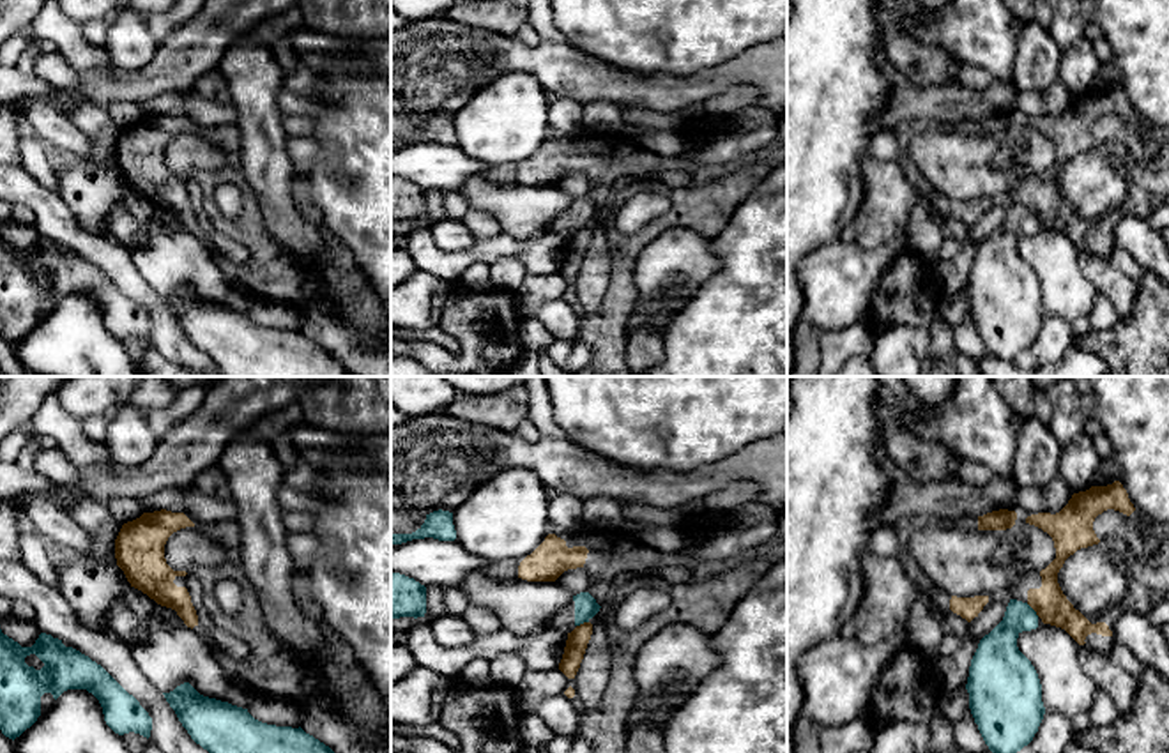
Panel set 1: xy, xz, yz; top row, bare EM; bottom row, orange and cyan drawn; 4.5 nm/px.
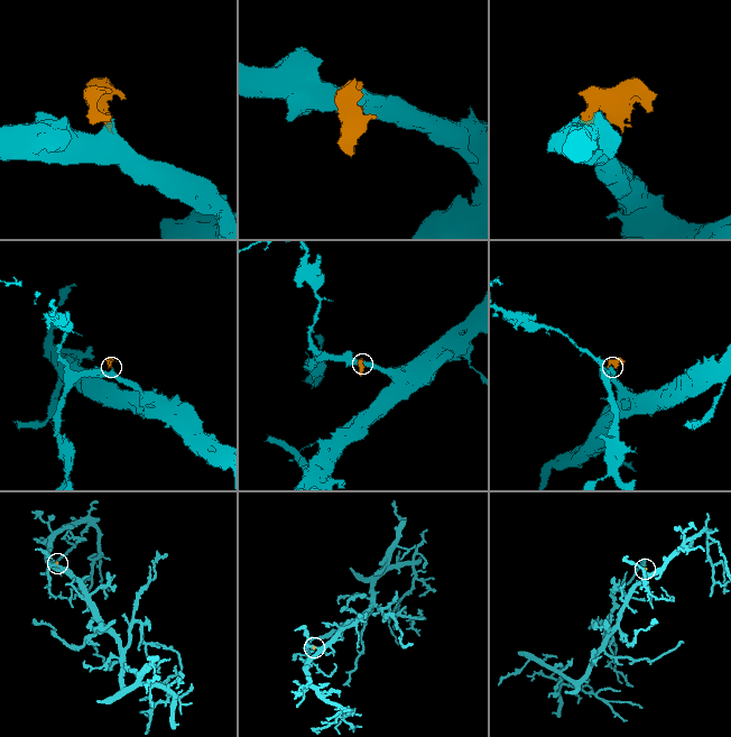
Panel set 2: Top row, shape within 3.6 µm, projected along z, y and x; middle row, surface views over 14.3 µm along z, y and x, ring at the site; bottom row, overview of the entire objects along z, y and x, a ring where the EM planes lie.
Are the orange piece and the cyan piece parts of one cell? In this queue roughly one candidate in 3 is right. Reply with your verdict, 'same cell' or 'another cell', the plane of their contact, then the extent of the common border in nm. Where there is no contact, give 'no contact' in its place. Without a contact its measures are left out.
another cell; contact in yz; length 90 nm

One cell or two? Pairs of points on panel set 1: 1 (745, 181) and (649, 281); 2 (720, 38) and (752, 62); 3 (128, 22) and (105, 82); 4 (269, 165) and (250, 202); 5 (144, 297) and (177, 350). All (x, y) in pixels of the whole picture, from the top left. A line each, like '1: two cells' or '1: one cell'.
1: two cells
2: two cells
3: two cells
4: two cells
5: one cell

